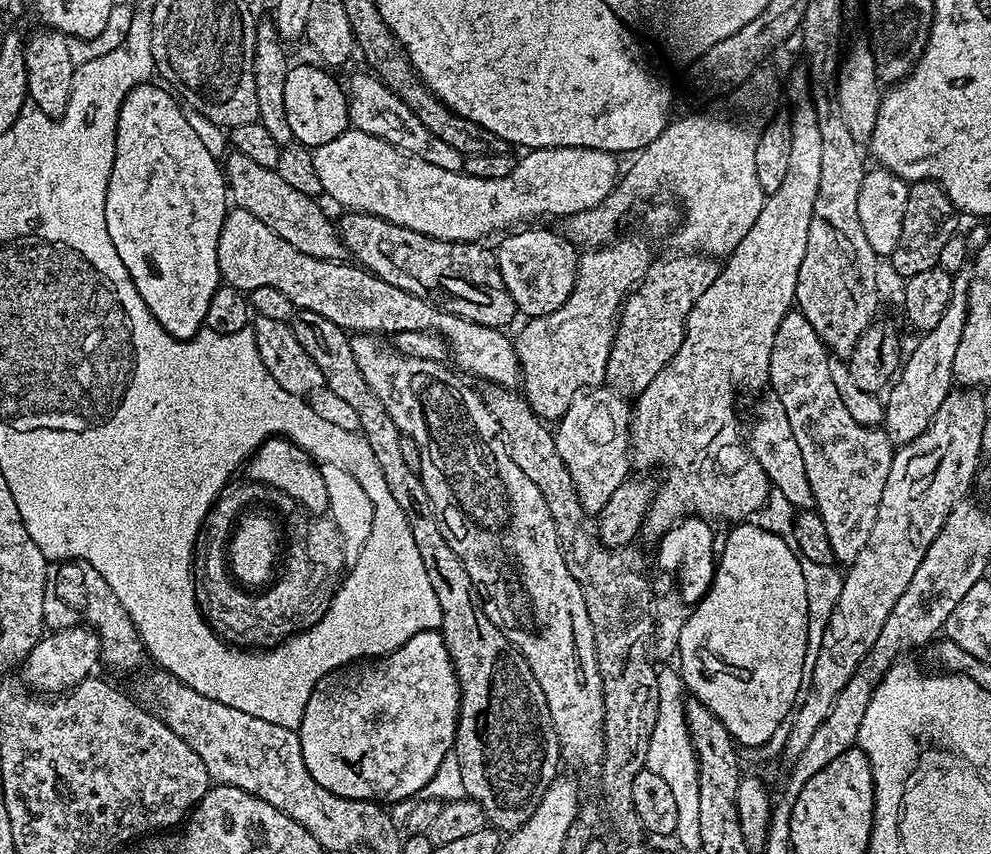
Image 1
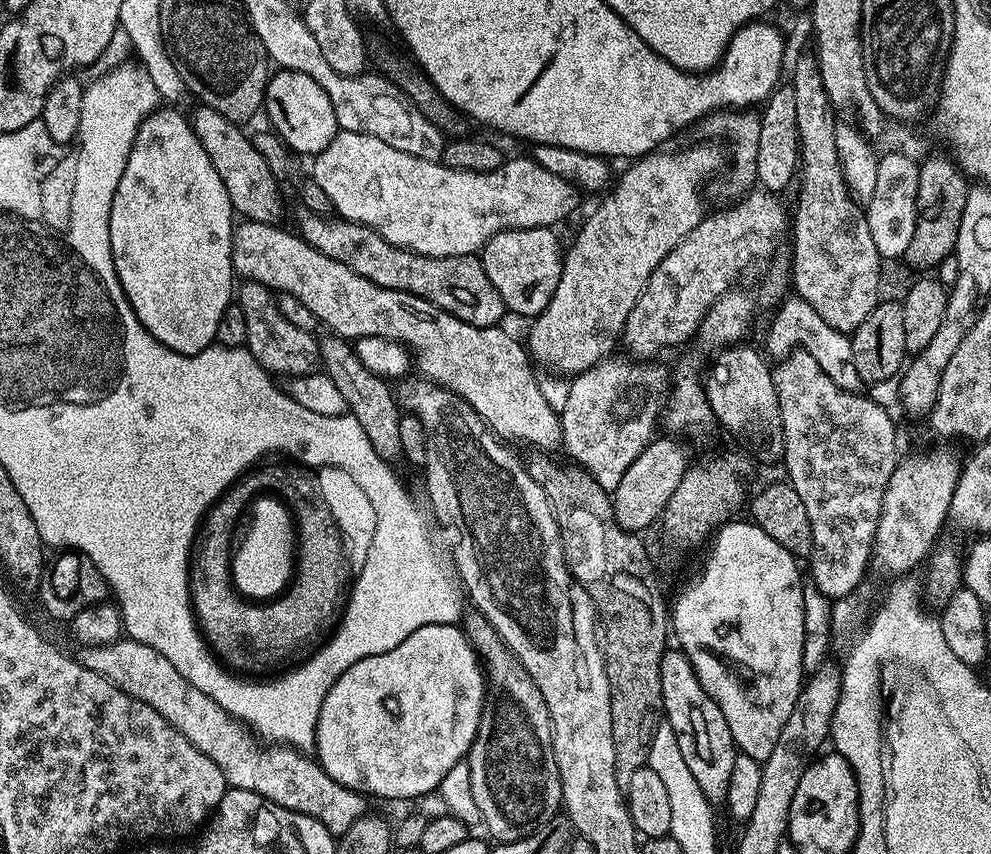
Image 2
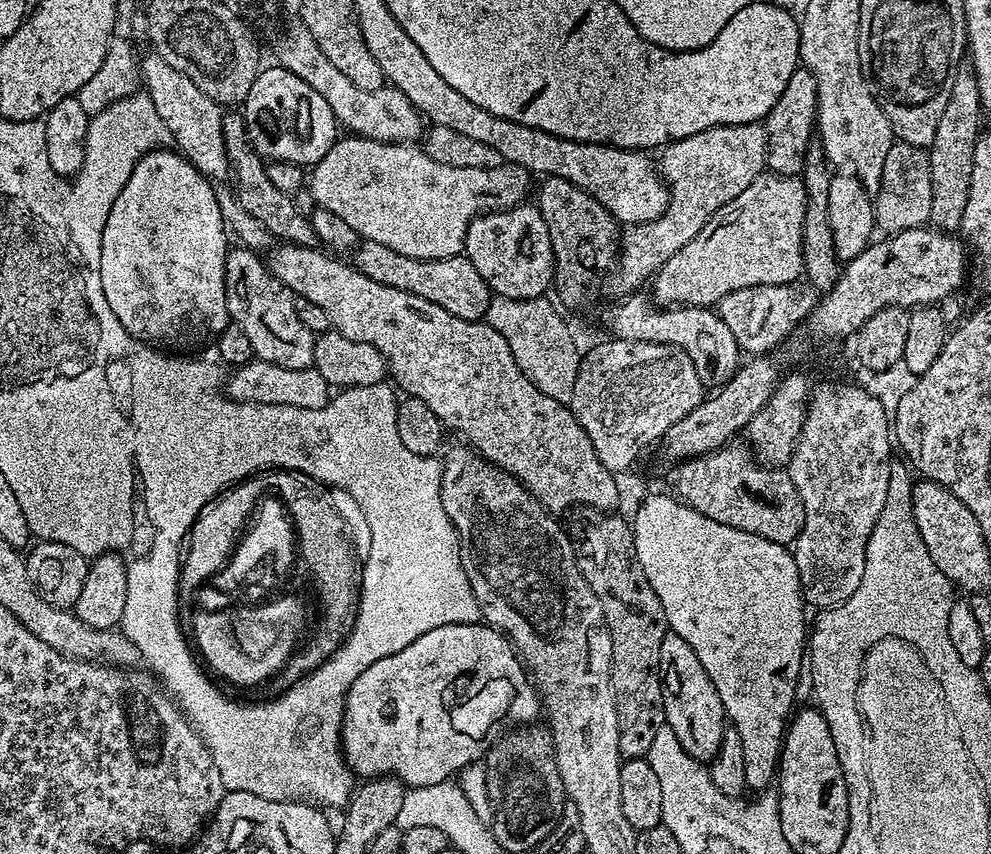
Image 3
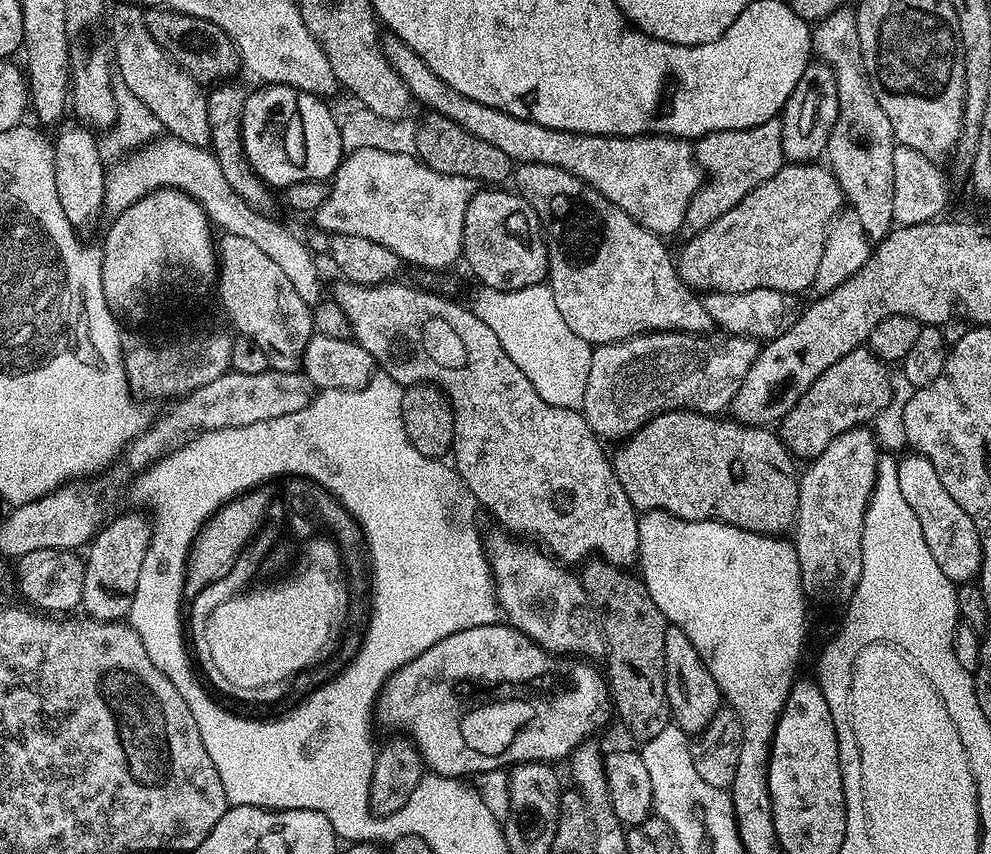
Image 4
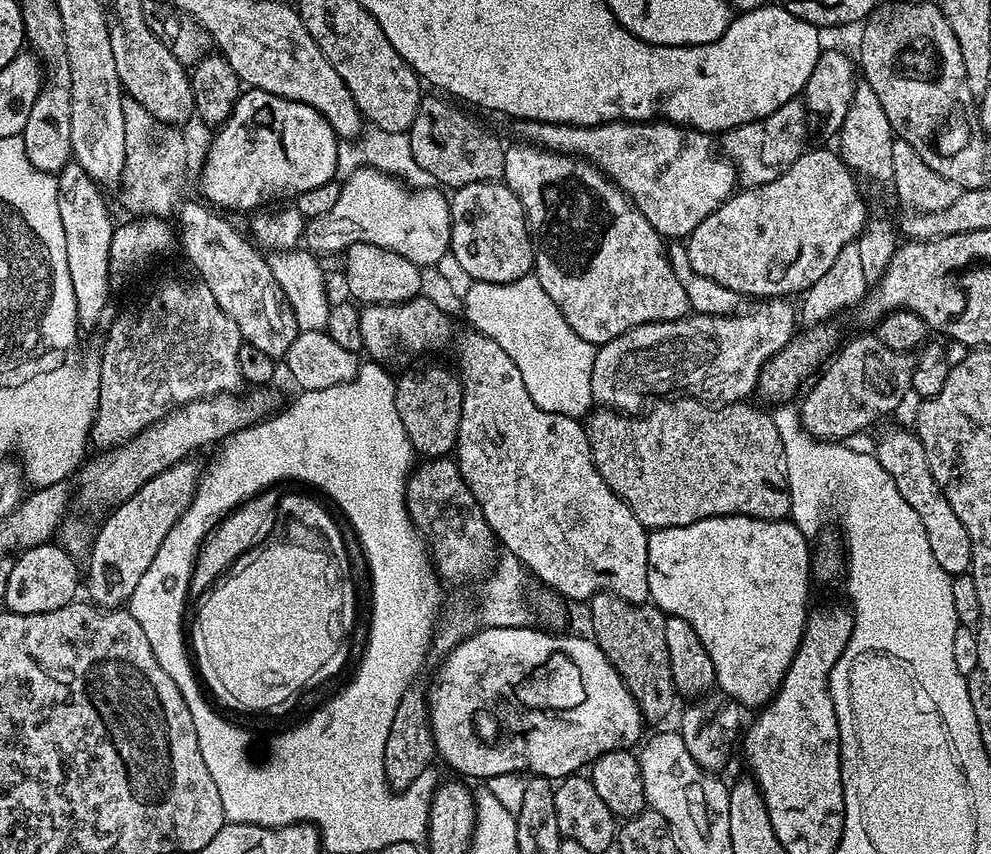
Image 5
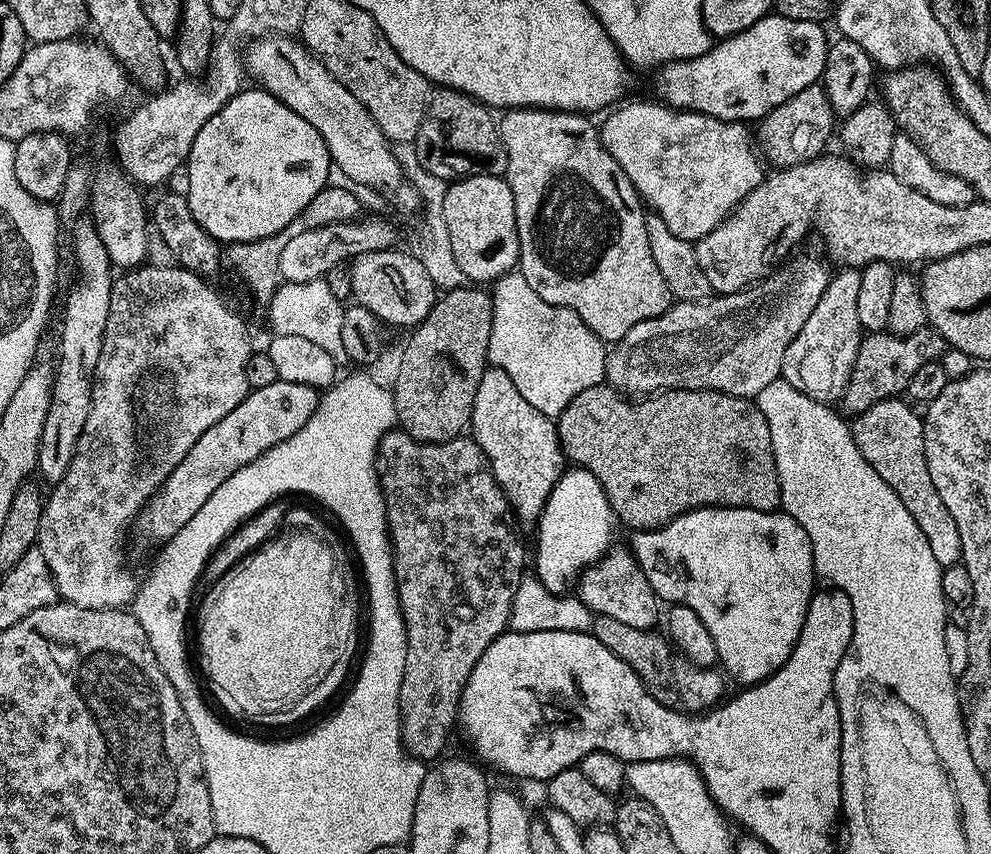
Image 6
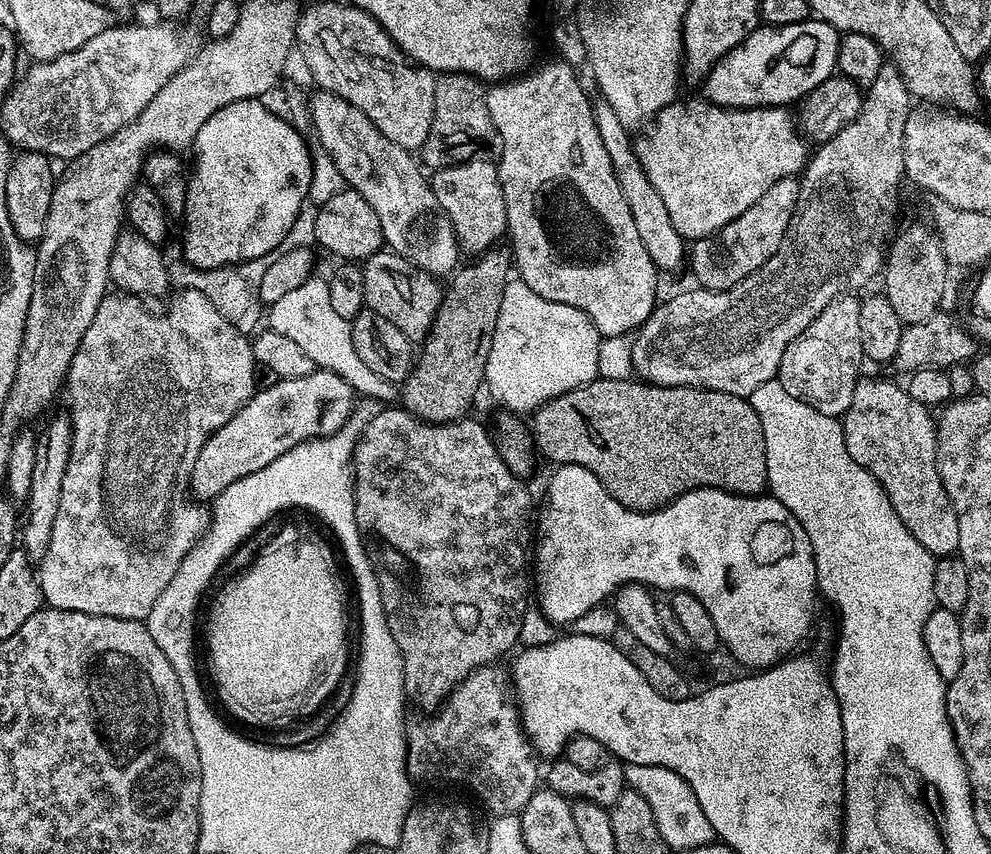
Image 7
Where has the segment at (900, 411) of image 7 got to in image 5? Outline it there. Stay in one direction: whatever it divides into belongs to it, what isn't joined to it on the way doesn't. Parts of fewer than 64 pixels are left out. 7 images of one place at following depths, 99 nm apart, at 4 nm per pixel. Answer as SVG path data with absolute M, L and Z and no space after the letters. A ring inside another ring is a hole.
M888 428L880 436L874 447L876 461L894 478L894 486L898 486L898 494L914 506L918 518L922 518L922 526L926 526L926 534L930 538L930 550L934 550L934 559L938 566L946 570L948 575L959 576L967 573L972 566L972 547L966 534L966 526L954 514L946 494L934 482L934 474L930 474L930 462L926 458L926 450L917 438L915 431L904 428Z

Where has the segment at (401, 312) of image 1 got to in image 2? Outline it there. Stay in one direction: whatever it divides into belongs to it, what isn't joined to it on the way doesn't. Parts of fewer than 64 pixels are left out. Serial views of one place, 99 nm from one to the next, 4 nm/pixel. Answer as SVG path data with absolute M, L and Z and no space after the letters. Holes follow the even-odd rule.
M247 219L235 225L232 234L232 271L237 277L265 284L276 294L294 294L294 298L314 310L317 321L323 327L325 324L329 333L345 338L377 336L397 340L411 352L415 371L420 371L417 373L423 379L433 380L440 388L465 400L501 440L533 444L540 448L536 450L561 447L559 415L550 402L546 402L537 373L532 373L530 353L521 341L519 344L510 333L503 332L503 327L479 328L470 322L462 322L454 314L414 294L378 286L362 278L362 274L354 274L350 266L342 266L342 262L326 258L326 254L314 250L314 246L310 246L295 231L287 232L282 227Z

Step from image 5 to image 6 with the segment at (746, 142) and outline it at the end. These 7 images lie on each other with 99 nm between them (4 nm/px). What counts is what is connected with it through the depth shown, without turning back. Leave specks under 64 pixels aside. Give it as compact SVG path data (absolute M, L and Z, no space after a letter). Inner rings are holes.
M817 82L806 86L794 98L786 98L782 106L770 110L770 114L759 121L755 129L754 140L762 153L763 159L773 169L789 168L806 163L807 160L814 160L825 151L828 139L833 139L834 113L828 102L828 96L824 92L823 83Z

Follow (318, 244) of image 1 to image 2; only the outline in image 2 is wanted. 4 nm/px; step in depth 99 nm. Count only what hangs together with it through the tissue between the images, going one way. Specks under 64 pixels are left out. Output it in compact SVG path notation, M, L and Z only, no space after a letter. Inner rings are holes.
M197 107L193 118L190 118L192 131L206 150L207 157L218 174L226 194L230 197L233 211L243 219L262 222L263 224L279 223L282 216L282 202L274 186L275 176L265 165L265 159L258 154L251 139L244 136L239 125L232 122L213 108Z

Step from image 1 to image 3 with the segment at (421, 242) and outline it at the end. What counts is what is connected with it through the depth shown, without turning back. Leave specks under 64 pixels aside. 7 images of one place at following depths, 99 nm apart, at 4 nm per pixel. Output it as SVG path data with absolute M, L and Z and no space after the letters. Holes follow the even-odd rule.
M228 110L223 115L222 140L225 142L228 164L231 168L230 180L236 183L234 195L242 210L246 210L246 214L257 220L277 241L294 244L298 248L317 247L318 241L311 219L296 209L297 201L293 197L287 196L282 190L278 190L278 186L274 186L274 182L270 182L268 164L263 156L256 153L255 146L250 142L245 113L240 110ZM361 239L351 253L350 260L359 272L366 274L366 278L374 278L374 282L382 282L382 286L394 286L394 290L406 290L406 294L426 298L426 302L434 302L434 306L442 306L442 310L463 320L483 321L494 299L494 293L482 274L474 270L474 262L470 262L463 254L437 260L419 260L398 254L398 250L382 246L382 242Z

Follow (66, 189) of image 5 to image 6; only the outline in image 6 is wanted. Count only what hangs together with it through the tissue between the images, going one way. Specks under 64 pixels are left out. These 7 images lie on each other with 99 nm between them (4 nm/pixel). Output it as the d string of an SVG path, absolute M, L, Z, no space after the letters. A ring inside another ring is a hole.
M92 222L77 223L72 236L72 248L76 251L76 272L80 281L68 292L68 305L64 308L64 325L60 328L60 349L54 359L52 397L50 410L46 410L46 422L42 426L42 438L38 450L38 476L45 485L55 486L66 474L76 453L76 443L86 426L92 401L92 371L98 364L102 338L106 330L106 318L110 306L110 290L114 279L114 267L107 256L106 246Z

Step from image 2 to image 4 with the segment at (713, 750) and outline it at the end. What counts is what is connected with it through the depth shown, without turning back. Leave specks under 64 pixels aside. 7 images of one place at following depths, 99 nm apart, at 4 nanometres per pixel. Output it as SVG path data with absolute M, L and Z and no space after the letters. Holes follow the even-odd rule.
M669 626L666 630L666 698L672 711L672 720L677 728L689 734L698 734L714 718L716 711L722 707L722 697L714 674L706 670L706 662L694 650L694 642L682 634L682 630Z

